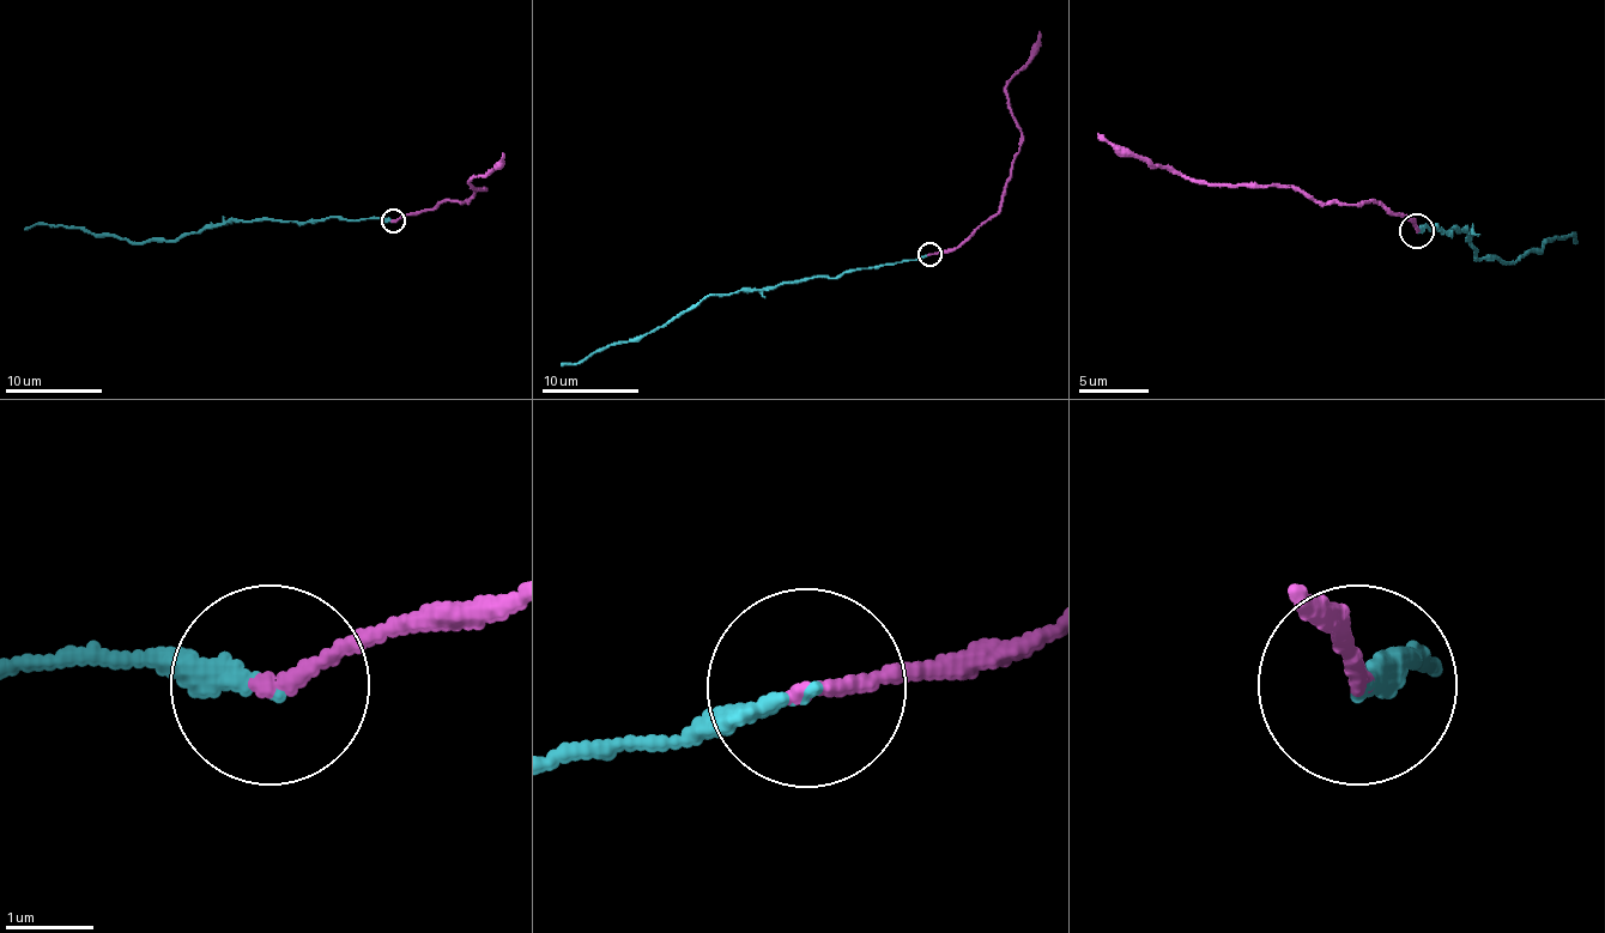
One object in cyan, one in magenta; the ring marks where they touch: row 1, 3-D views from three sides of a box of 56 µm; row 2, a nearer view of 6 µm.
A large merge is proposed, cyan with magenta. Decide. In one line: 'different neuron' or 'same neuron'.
same neuron

